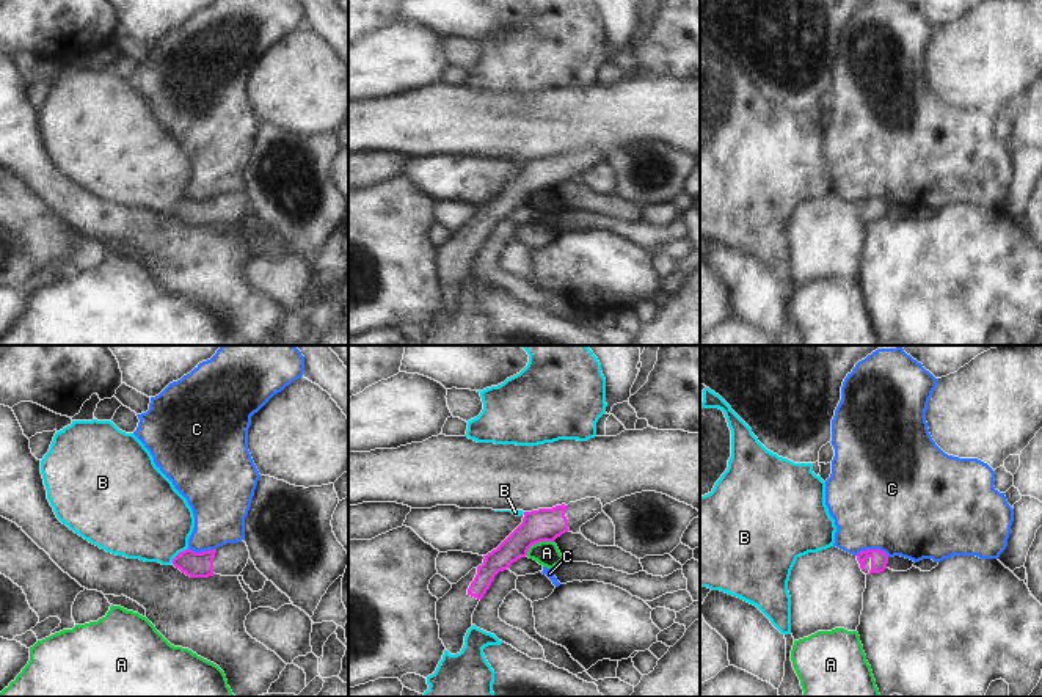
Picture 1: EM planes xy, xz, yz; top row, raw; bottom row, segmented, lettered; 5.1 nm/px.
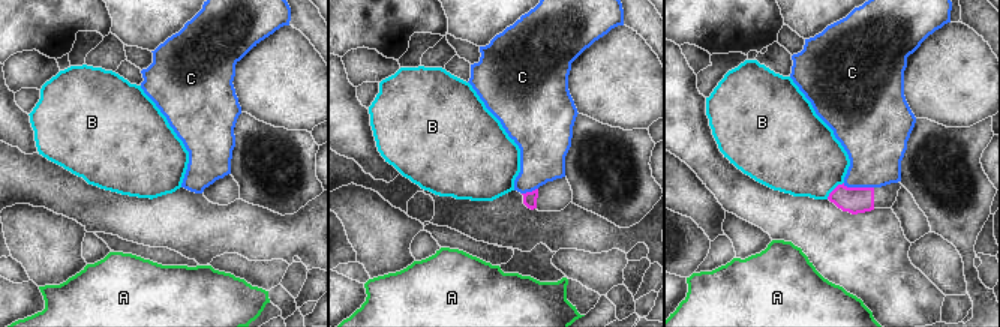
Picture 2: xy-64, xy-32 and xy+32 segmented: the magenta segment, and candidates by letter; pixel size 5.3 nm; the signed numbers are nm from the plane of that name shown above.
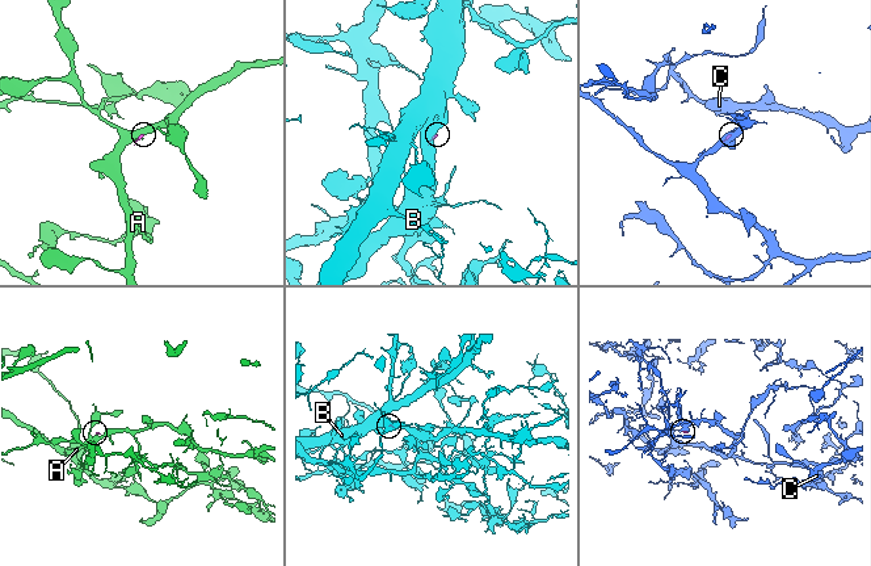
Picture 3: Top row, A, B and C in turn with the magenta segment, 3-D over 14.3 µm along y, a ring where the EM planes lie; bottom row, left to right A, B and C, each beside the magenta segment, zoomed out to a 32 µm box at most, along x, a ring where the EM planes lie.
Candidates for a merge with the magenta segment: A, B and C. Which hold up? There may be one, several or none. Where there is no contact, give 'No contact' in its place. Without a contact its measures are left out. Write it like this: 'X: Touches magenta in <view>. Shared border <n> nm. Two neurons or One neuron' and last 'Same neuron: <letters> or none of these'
A: Touches magenta in xz. Shared border 160 nm. Two neurons
B: Touches magenta in xy. Shared border 120 nm. Two neurons
C: Touches magenta in yz. Shared border 180 nm. Two neurons
Same neuron: none of these

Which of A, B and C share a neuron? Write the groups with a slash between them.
A / B / C

